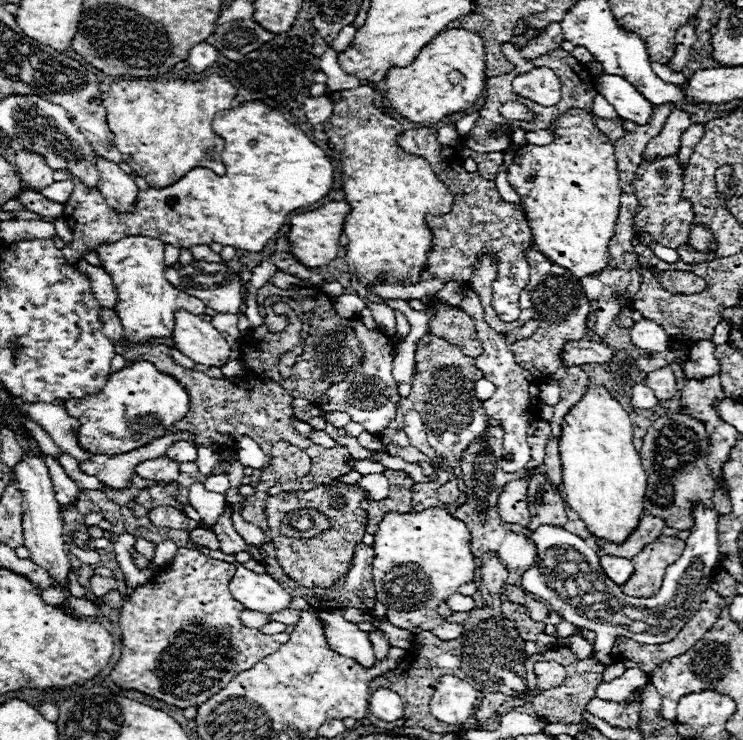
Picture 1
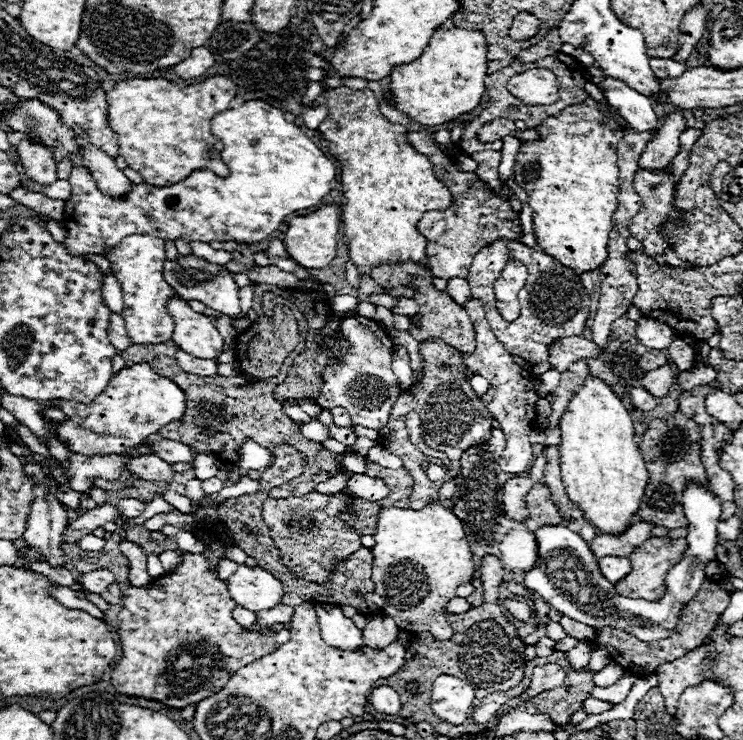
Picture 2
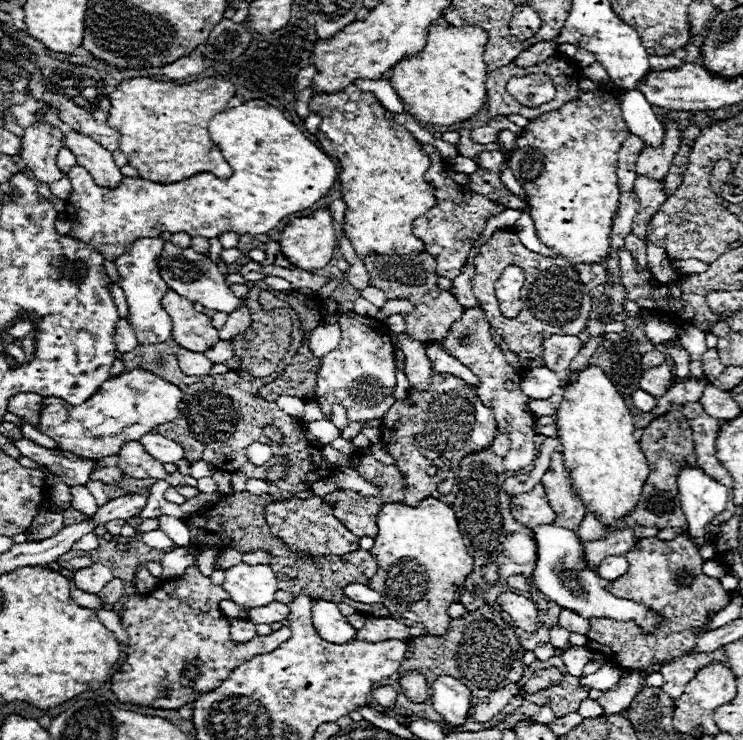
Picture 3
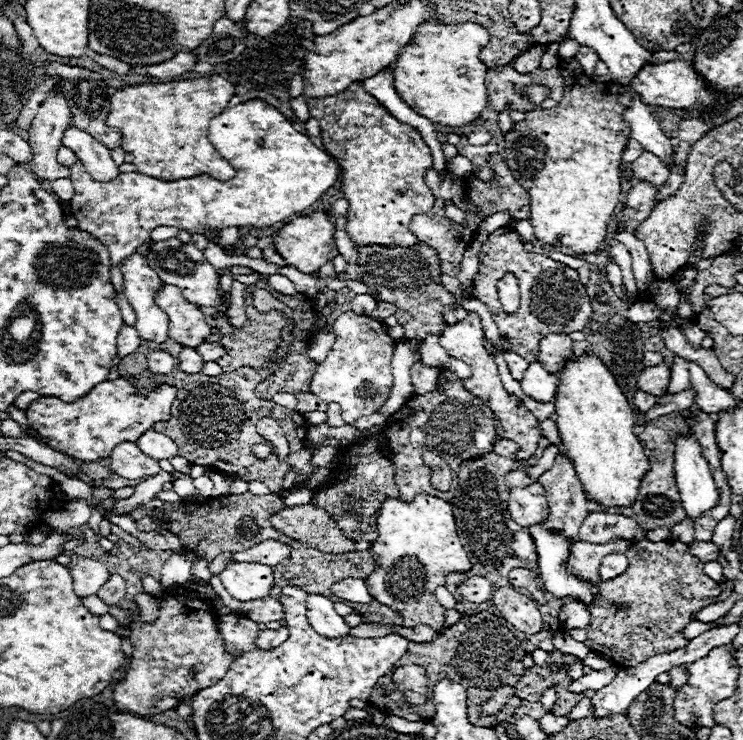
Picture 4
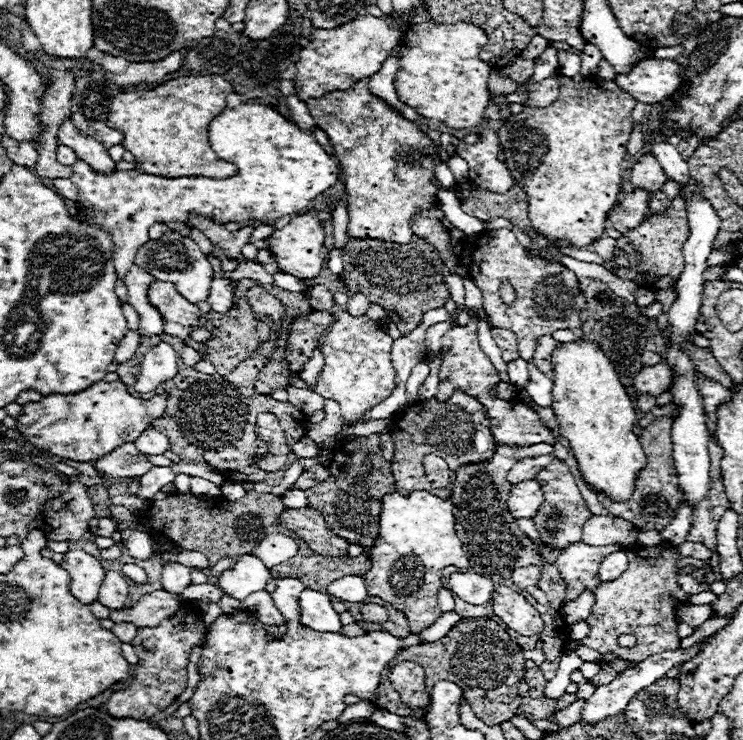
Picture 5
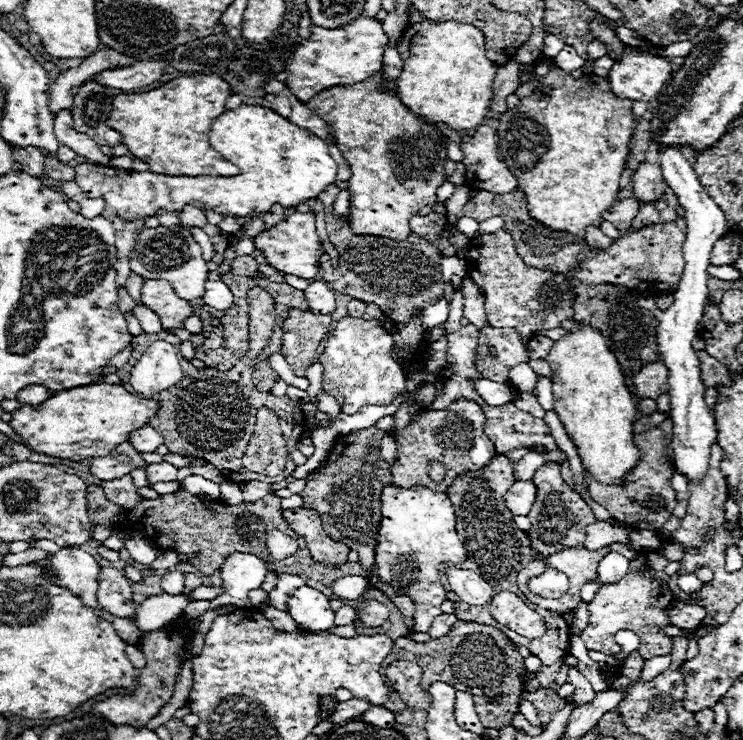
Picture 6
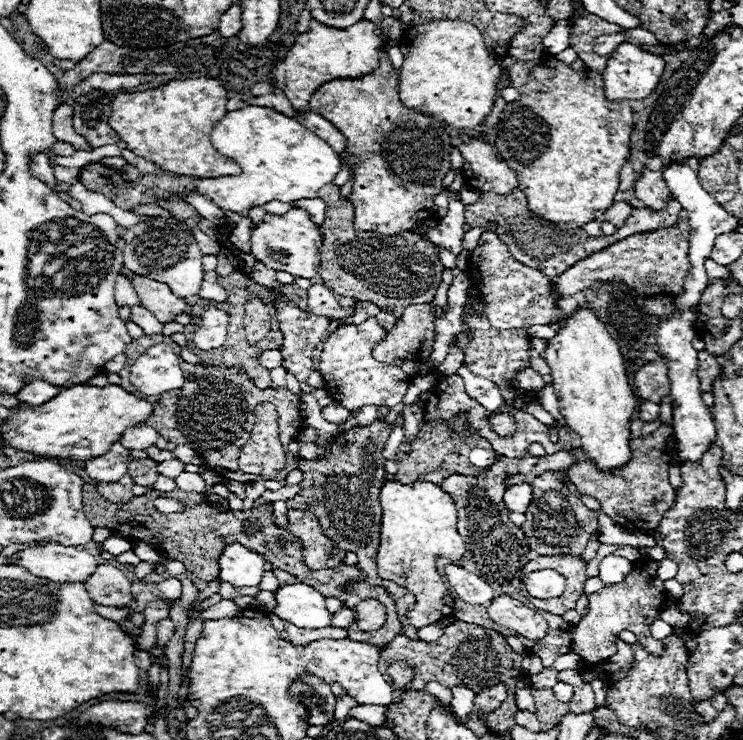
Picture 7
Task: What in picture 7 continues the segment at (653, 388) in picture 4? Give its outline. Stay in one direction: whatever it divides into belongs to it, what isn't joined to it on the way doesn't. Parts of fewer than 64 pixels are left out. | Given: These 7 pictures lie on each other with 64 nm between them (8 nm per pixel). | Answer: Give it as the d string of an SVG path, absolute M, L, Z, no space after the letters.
M654 360L644 364L634 378L636 396L648 402L660 402L670 394L668 364L664 360Z

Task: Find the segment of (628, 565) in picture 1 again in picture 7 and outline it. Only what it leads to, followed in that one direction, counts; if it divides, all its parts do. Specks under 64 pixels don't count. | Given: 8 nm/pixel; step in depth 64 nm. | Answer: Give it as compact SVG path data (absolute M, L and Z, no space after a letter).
M606 556L602 562L600 562L600 580L610 586L610 584L618 584L622 582L628 574L632 572L632 562L622 558L622 556Z

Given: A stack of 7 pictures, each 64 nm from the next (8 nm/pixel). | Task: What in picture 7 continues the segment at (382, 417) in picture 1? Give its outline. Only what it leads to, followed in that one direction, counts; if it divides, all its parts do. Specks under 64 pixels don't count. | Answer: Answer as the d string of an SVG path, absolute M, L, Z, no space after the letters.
M370 316L362 324L344 324L338 326L336 332L328 336L324 342L324 350L318 360L320 374L326 380L326 390L332 392L332 398L342 402L346 408L358 408L366 404L384 404L396 406L402 402L408 390L408 376L398 366L388 366L372 358L372 346L386 336L386 330L378 324L374 316Z

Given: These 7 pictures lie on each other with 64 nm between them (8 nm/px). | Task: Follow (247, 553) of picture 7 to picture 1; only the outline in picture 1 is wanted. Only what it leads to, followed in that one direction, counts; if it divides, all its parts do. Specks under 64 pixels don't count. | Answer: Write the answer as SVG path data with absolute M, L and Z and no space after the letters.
M242 564L236 566L234 578L230 578L230 594L242 602L244 608L256 612L278 612L290 606L290 594L270 574L256 574Z

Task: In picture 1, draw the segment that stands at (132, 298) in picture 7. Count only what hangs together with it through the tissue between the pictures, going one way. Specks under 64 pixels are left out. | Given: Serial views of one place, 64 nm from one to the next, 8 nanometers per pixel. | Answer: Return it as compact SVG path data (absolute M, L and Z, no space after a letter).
M246 102L238 108L230 108L222 114L216 114L212 126L214 132L226 140L226 174L216 176L212 170L195 168L172 186L138 190L138 206L130 214L118 214L116 210L110 210L110 206L98 190L88 190L80 178L72 176L70 180L74 182L74 192L64 204L62 214L64 222L70 226L74 236L74 240L64 246L66 262L76 262L84 256L84 252L96 252L96 246L118 242L120 238L130 235L158 238L164 244L172 244L176 248L191 248L195 245L218 242L248 252L260 252L274 238L274 234L280 230L290 212L320 202L332 190L334 168L324 150L318 148L300 128L286 122L282 112L266 106L264 102Z

